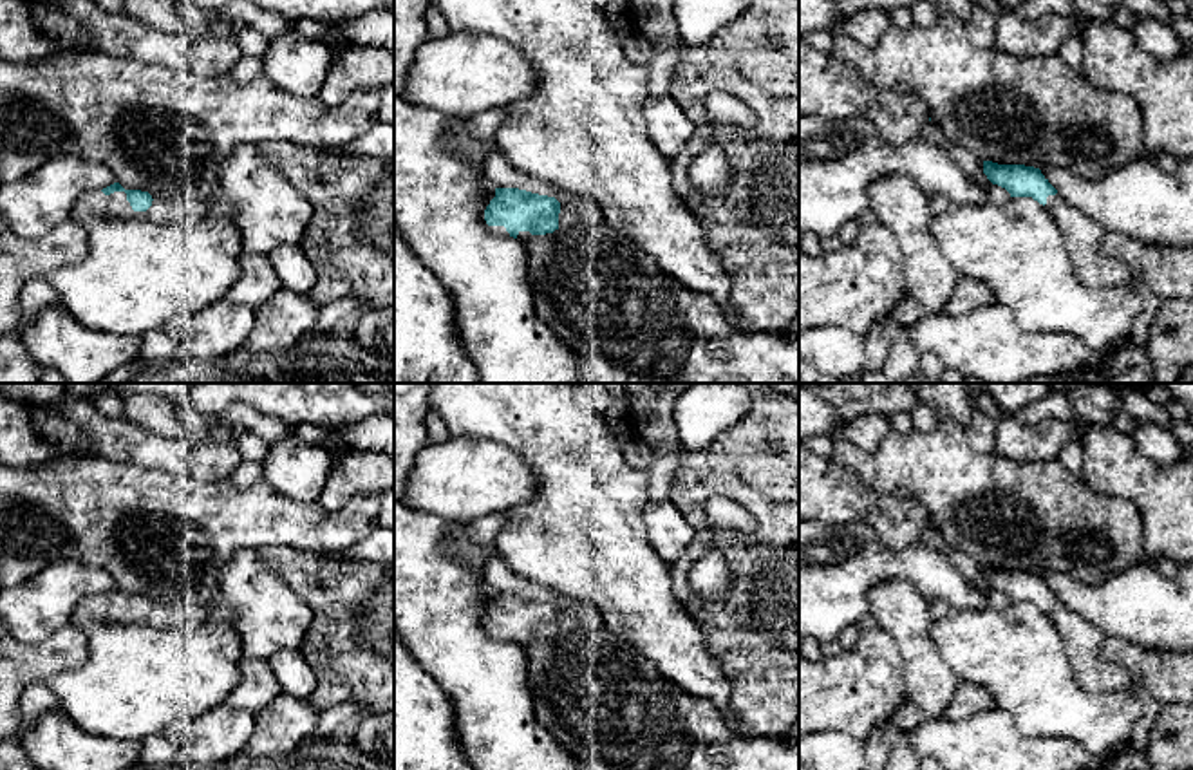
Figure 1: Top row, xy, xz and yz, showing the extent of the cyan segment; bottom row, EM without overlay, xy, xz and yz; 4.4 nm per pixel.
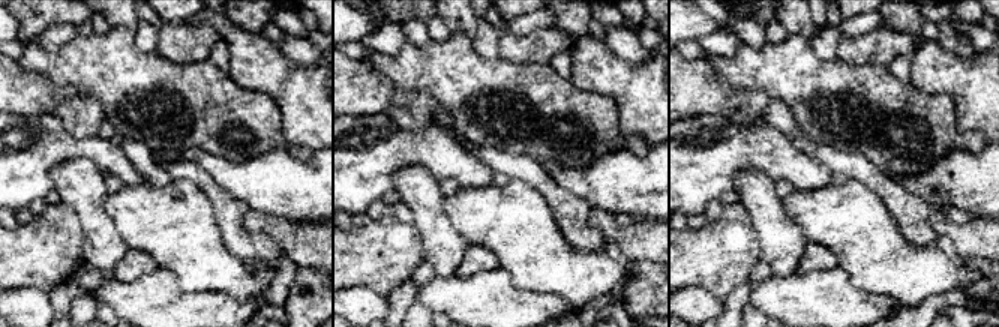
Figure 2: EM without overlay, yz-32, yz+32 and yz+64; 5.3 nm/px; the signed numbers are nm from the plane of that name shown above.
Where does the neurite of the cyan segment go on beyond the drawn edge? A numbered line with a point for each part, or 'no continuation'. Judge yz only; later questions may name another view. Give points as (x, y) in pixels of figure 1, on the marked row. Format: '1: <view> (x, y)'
1: yz (1083, 235)

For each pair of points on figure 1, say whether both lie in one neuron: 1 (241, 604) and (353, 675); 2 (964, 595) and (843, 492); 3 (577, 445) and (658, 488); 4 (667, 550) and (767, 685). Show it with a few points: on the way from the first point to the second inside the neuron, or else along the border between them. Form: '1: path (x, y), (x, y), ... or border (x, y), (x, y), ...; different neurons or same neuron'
1: border (300, 599), (313, 613), (313, 622), (299, 647); different neurons
2: border (821, 521), (834, 525), (864, 523); different neurons
3: border (644, 470), (649, 499); different neurons
4: border (685, 519), (695, 530), (695, 537), (669, 564); different neurons

